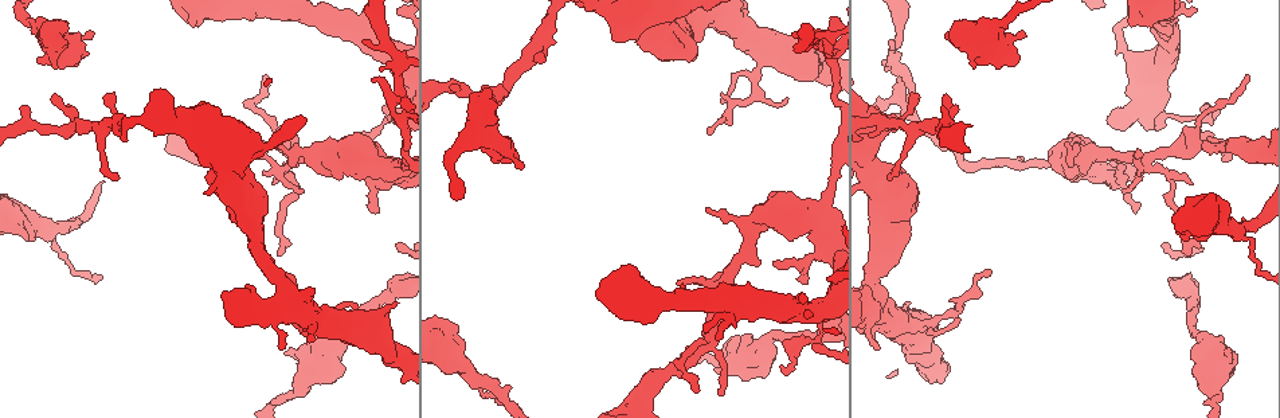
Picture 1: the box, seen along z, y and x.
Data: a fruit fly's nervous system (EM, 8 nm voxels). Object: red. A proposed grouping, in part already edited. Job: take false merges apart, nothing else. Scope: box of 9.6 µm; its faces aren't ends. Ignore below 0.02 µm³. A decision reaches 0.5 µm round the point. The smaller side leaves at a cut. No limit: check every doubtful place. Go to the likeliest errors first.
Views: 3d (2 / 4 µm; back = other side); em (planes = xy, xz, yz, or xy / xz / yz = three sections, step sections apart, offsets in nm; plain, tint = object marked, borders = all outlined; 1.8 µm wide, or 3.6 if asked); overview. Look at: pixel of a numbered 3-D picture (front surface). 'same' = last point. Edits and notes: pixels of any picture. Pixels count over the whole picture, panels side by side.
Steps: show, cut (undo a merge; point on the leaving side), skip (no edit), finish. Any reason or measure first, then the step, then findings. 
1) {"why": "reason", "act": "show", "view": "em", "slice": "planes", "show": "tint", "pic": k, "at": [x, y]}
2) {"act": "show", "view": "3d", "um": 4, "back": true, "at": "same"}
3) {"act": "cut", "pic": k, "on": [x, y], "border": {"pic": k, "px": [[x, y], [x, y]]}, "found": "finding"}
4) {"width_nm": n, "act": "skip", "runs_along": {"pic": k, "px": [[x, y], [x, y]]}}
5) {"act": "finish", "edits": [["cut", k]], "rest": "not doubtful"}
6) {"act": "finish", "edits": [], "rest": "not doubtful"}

{"act": "show", "view": "3d", "um": 2, "pic": 1, "at": [302, 13]}

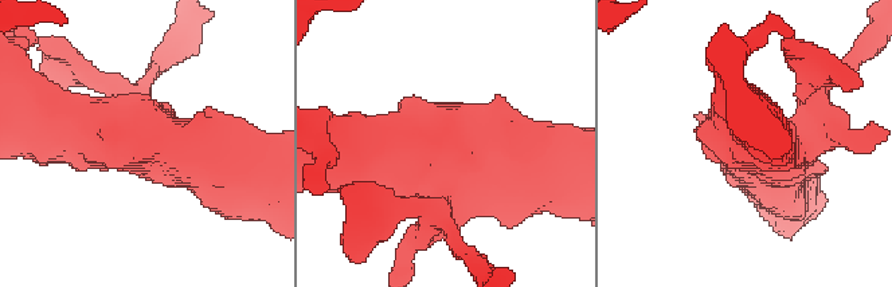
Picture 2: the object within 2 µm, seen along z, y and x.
{"act": "show", "view": "em", "slice": "xy", "step": 4, "show": "tint", "pic": 2, "at": [440, 188]}

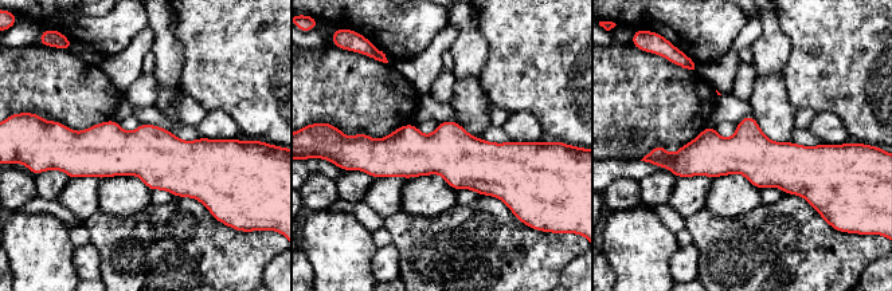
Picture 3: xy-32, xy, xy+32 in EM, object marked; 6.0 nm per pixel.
{"act": "show", "view": "em", "slice": "planes", "show": "tint", "at": "same"}

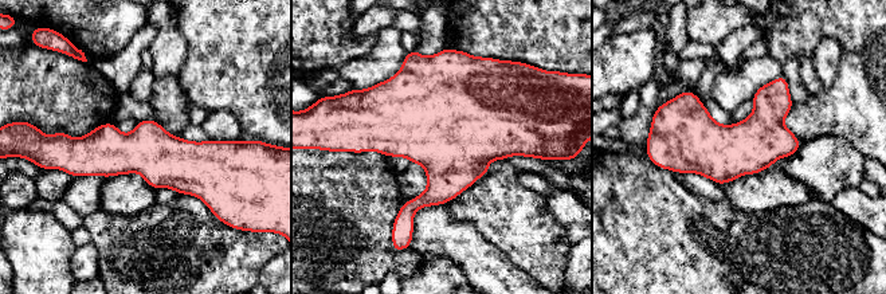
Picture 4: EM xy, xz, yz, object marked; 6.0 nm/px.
{"act": "skip", "runs_along": {"pic": 4, "px": [[61, 140], [74, 153], [222, 153]]}, "found": "one cell here"}

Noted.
{"act": "show", "view": "3d", "um": 2, "pic": 1, "at": [398, 58]}

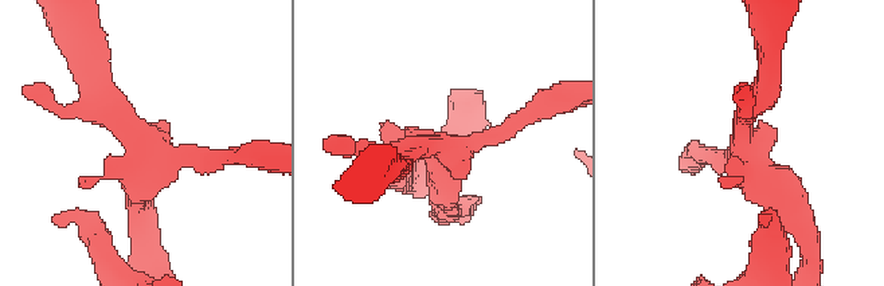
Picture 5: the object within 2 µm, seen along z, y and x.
{"act": "show", "view": "em", "slice": "planes", "show": "borders", "pic": 5, "at": [147, 153]}

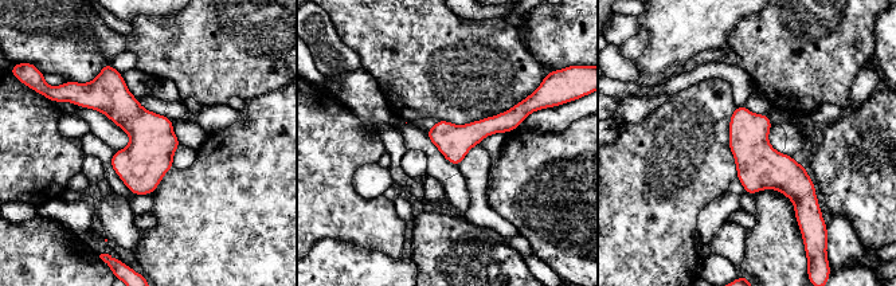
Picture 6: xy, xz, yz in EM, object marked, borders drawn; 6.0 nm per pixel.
{"act": "skip", "found": "continuous, no second cell"}

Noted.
{"why": "thick turns thin", "act": "show", "view": "em", "um": 3.6, "slice": "planes", "show": "tint", "pic": 1, "at": [1210, 388]}

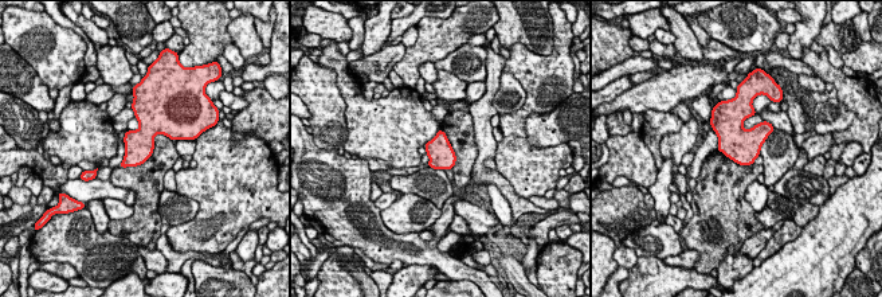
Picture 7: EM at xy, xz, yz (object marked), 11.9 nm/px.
{"width_nm": 320, "act": "skip", "found": "continuous, no second cell"}

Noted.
{"act": "finish", "edits": [], "rest": "not doubtful"}

